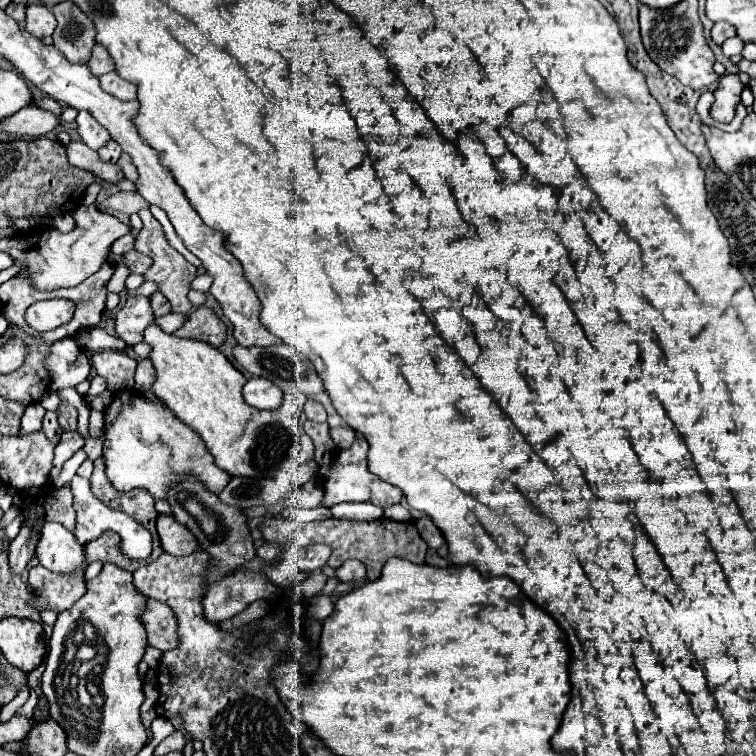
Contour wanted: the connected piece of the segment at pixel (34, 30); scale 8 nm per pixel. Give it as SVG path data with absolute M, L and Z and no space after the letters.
M29 6L27 8L27 18L25 18L25 30L29 34L33 34L35 38L43 38L43 36L51 36L57 22L55 22L55 16L49 8L45 6Z

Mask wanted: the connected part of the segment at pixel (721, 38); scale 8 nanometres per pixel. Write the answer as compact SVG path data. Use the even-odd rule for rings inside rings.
M717 22L715 26L713 26L713 40L717 42L717 44L723 44L727 38L731 38L731 36L735 36L737 34L737 30L731 26L731 24L727 24L727 22Z

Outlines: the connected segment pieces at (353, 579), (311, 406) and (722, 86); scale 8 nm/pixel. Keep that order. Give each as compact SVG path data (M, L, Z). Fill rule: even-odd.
M347 560L341 568L337 568L337 578L341 582L349 582L349 584L365 584L367 576L365 576L365 564L359 560Z
M309 400L309 402L305 404L305 414L307 414L307 418L309 418L311 422L327 422L327 412L325 412L325 408L323 408L319 402Z
M723 76L715 90L715 104L711 108L711 116L723 124L731 122L731 118L735 116L735 108L741 100L741 92L743 82L739 80L739 76Z

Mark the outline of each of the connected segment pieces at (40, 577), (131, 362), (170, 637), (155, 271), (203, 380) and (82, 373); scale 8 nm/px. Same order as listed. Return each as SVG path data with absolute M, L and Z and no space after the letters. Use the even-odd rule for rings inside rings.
M35 566L29 572L29 584L33 588L33 598L29 604L35 610L69 610L86 592L83 572L71 576L53 576L45 566Z
M101 350L95 352L91 358L93 368L97 370L99 376L107 380L109 392L119 392L119 390L131 390L133 388L133 376L137 368L137 360L129 358L123 352L117 350Z
M155 599L154 603L146 603L146 610L141 614L141 624L145 624L149 644L161 652L179 646L177 618L167 604Z
M143 208L137 212L139 218L143 220L143 228L139 230L137 238L135 238L135 250L153 258L153 264L149 266L149 270L143 274L145 280L151 280L159 286L159 292L169 300L171 304L171 312L175 314L189 314L191 312L191 302L187 300L187 292L189 292L189 286L193 282L193 278L197 276L197 268L193 264L189 264L177 250L173 250L163 234L163 228L161 224L153 218L153 214L149 212L149 208Z
M153 322L149 328L145 328L145 340L143 340L143 342L151 344L151 348L153 348L153 352L151 352L151 356L149 356L149 360L151 360L153 366L155 366L155 372L157 372L157 380L155 380L155 384L153 384L153 394L155 394L157 398L161 398L161 400L167 404L167 408L173 410L173 412L177 414L177 418L181 418L181 422L189 424L189 426L203 438L203 442L205 442L205 446L207 446L209 454L215 458L215 464L221 466L229 476L265 478L265 474L267 474L269 470L275 470L275 468L285 460L285 456L289 454L291 446L293 446L293 444L297 442L297 438L303 434L303 428L301 428L299 418L295 418L291 412L283 412L285 416L281 416L279 410L259 410L259 408L251 408L249 404L245 404L245 400L243 400L243 396L241 396L241 388L243 388L243 384L245 384L245 376L243 376L239 370L235 370L233 364L231 364L217 348L207 346L205 342L199 342L199 340L183 340L183 338L177 338L177 336L173 336L173 334L165 334L155 322Z
M73 338L57 340L51 346L45 366L49 370L53 390L59 390L65 386L77 386L79 382L87 380L89 370L91 370L85 350L79 348Z

